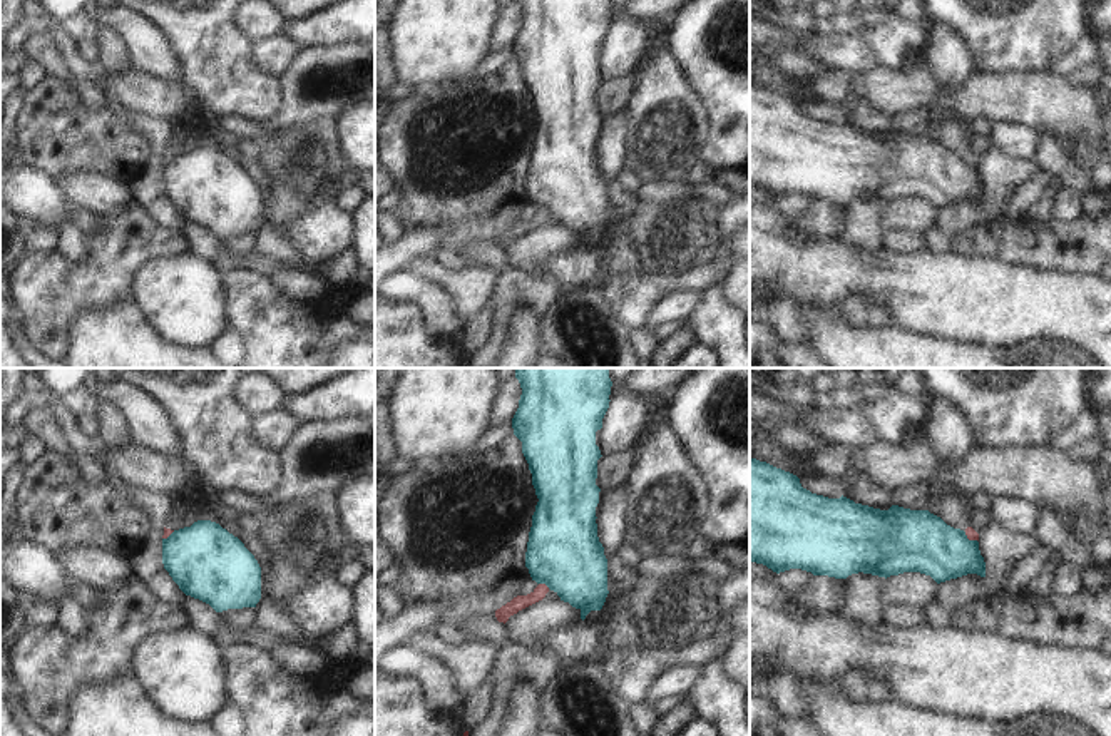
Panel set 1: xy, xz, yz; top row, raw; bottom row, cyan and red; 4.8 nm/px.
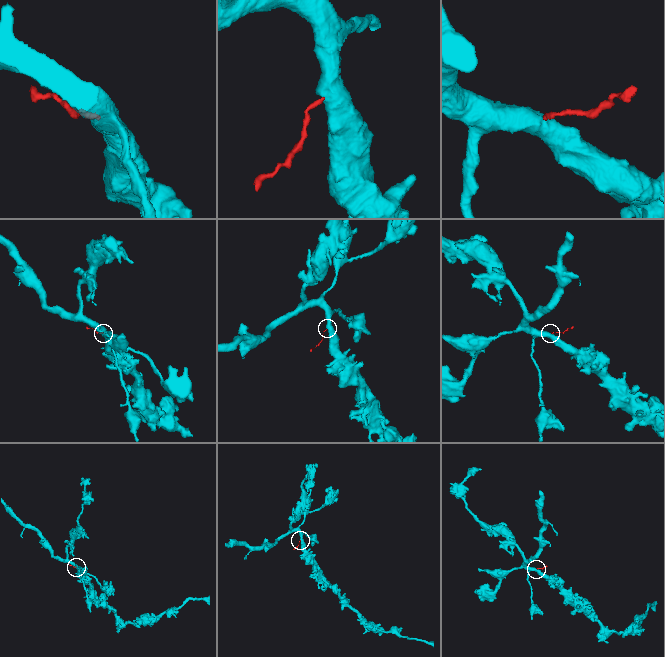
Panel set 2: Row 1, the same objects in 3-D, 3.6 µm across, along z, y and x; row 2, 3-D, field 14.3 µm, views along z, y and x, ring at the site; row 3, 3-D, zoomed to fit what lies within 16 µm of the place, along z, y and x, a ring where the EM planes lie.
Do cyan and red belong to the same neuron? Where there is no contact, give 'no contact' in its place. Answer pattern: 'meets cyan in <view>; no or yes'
meets cyan in xz; no

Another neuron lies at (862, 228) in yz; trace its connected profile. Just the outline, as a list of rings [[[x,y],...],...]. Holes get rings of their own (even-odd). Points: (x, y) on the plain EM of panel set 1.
[[[852,199],[845,207],[845,226],[840,238],[845,244],[860,246],[865,249],[880,249],[885,238],[882,227],[882,209],[885,202],[872,199]]]

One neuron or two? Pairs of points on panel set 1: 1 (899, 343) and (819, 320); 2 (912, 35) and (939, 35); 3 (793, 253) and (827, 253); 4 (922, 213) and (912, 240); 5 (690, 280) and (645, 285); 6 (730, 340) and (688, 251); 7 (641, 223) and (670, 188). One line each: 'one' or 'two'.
1: one
2: two
3: one
4: two
5: one
6: two
7: two

